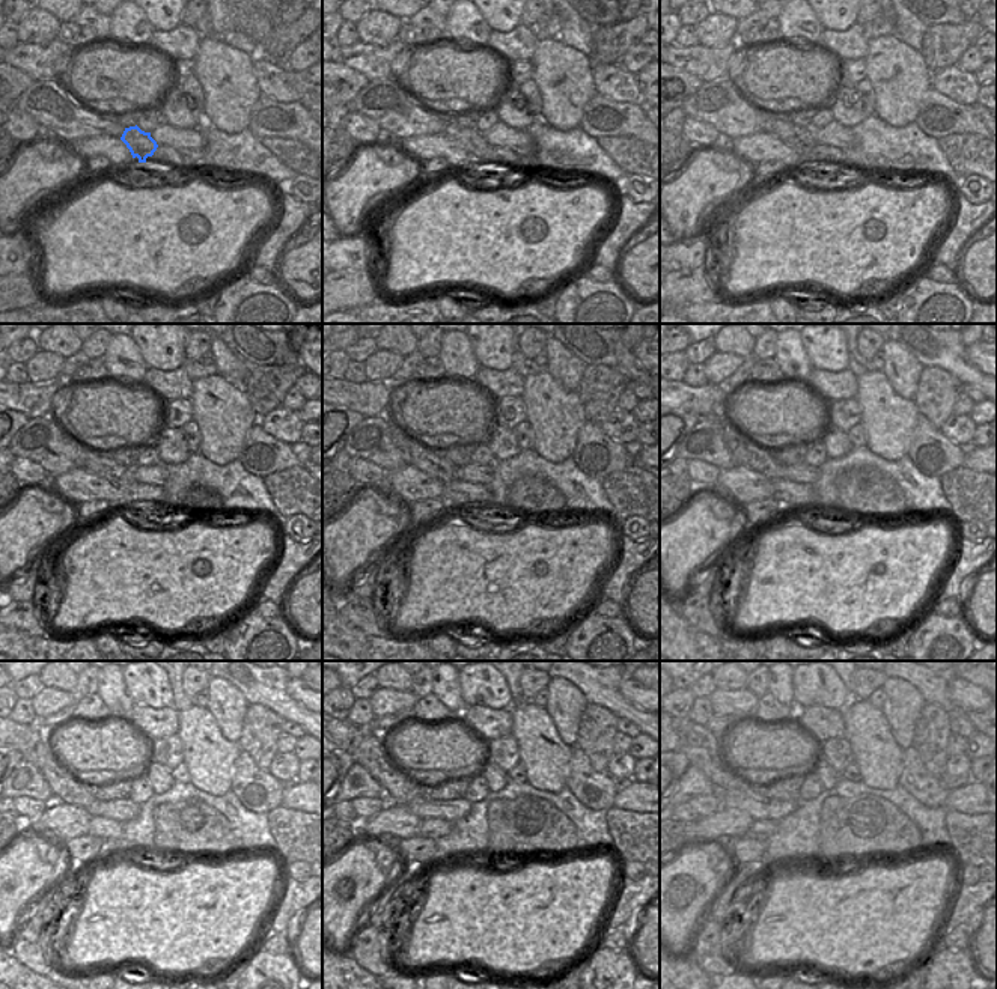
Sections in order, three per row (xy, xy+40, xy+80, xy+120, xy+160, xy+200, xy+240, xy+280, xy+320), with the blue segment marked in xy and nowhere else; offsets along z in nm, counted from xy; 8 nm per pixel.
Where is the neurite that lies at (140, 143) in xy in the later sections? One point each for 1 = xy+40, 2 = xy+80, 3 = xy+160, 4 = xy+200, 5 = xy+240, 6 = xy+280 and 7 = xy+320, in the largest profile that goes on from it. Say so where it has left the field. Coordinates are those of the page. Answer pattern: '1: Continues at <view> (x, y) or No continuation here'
1: Continues at xy+40 (469, 139)
2: Continues at xy+80 (800, 139)
3: Continues at xy+160 (429, 461)
4: Continues at xy+200 (744, 452)
5: Continues at xy+240 (65, 788)
6: Continues at xy+280 (366, 748)
7: Continues at xy+320 (702, 748).

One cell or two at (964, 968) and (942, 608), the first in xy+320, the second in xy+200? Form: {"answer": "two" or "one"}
{"answer": "two"}

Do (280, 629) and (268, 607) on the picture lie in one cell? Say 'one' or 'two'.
two

